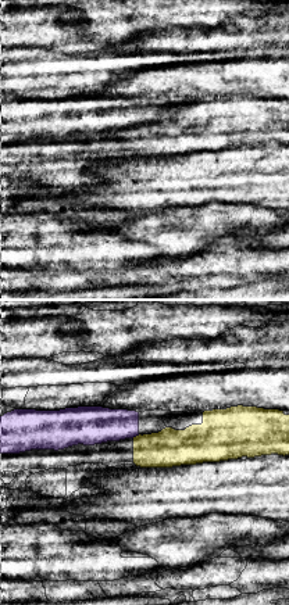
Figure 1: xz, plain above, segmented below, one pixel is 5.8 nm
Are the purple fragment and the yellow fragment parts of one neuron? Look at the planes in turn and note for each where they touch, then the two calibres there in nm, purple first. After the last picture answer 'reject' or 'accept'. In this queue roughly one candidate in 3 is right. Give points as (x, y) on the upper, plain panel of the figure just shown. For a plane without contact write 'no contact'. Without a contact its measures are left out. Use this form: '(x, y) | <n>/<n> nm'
(135, 125) | 220/220 nm

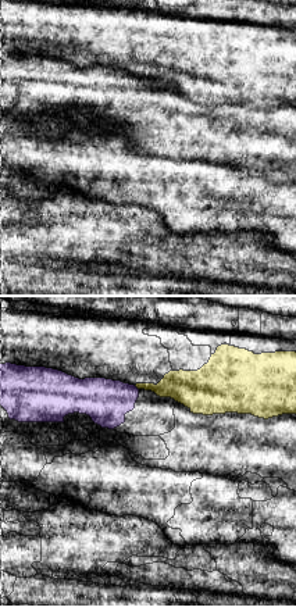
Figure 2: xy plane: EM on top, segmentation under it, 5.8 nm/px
(136, 77) | 260/180 nm

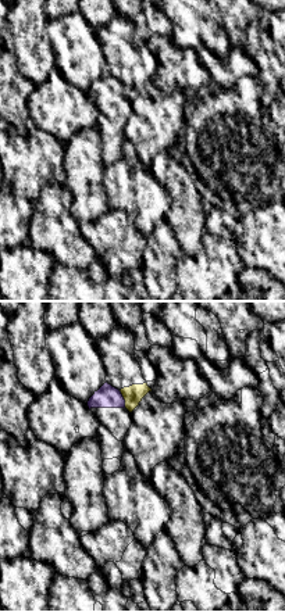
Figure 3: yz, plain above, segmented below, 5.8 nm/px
(123, 88) | 130/110 nm

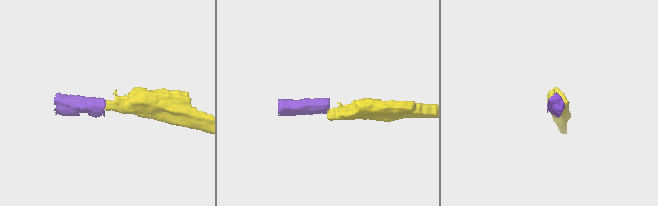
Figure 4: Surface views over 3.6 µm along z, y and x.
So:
reject

